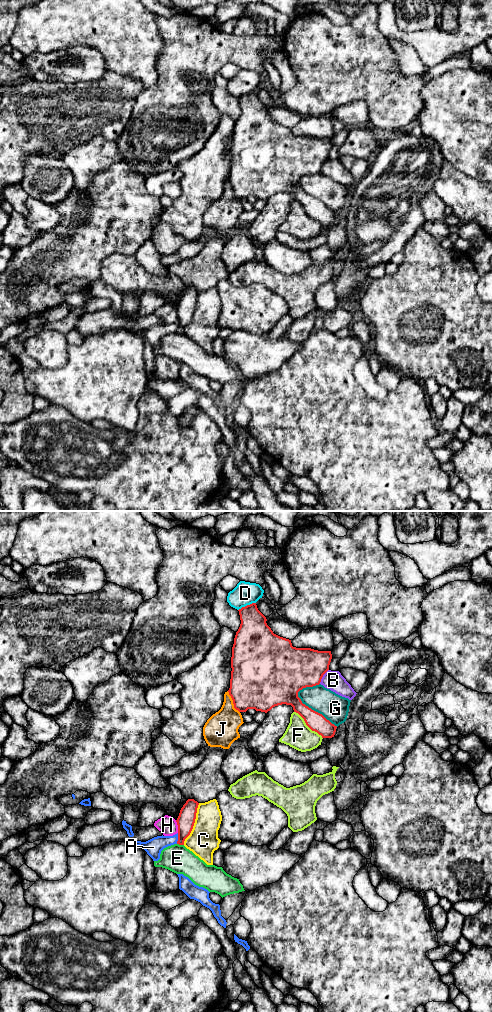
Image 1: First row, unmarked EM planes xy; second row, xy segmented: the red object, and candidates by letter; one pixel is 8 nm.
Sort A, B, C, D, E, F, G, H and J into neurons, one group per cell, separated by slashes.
A / B / C / D / E / F / G / H / J

